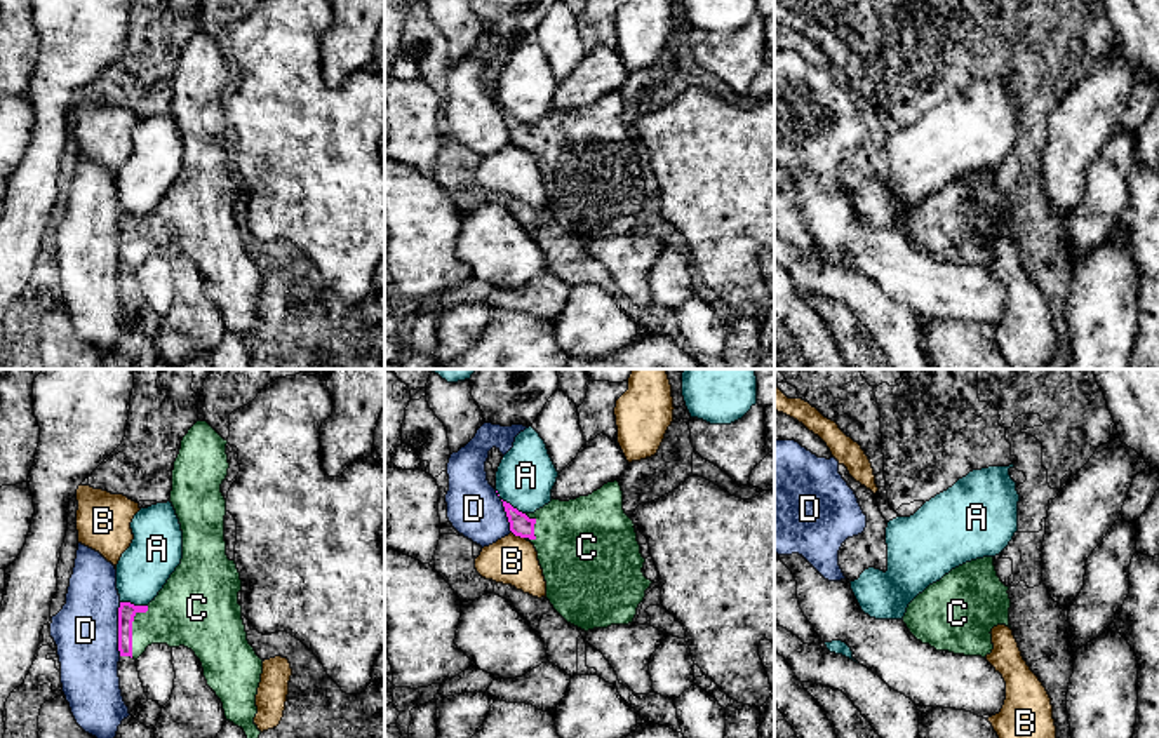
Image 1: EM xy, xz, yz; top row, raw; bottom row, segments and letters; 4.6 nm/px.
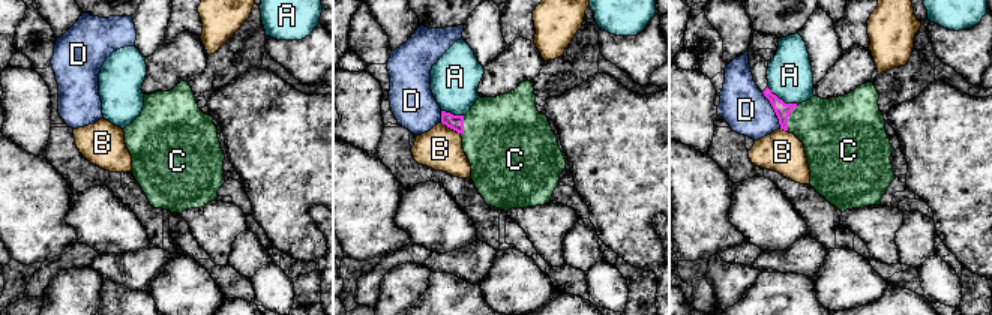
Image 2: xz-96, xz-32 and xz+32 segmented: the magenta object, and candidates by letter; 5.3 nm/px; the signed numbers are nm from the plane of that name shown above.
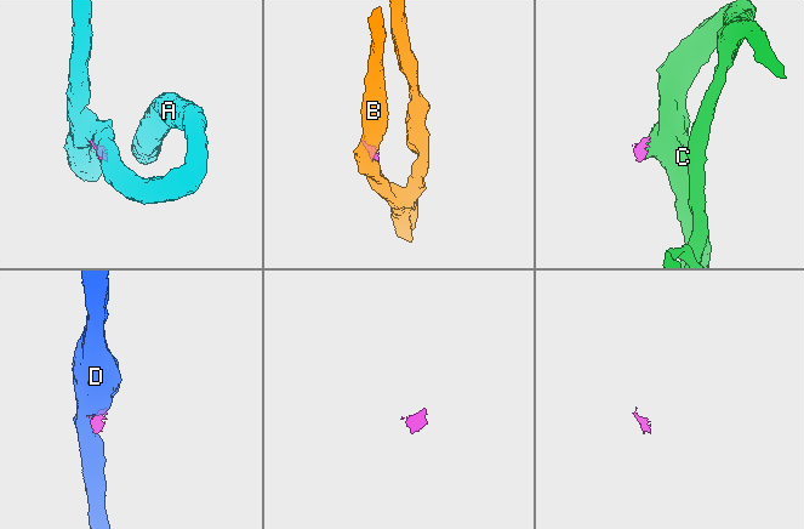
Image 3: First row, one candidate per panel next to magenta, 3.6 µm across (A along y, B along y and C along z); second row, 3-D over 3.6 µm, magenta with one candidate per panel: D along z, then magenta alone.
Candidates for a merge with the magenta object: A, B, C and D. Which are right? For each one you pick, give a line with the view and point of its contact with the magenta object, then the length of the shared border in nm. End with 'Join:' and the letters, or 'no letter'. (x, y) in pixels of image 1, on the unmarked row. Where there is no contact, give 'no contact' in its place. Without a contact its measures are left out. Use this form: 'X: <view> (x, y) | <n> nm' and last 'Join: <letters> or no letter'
C: xy (131, 239) | 260 nm
Join: C

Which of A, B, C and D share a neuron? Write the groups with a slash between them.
A / B / C / D

